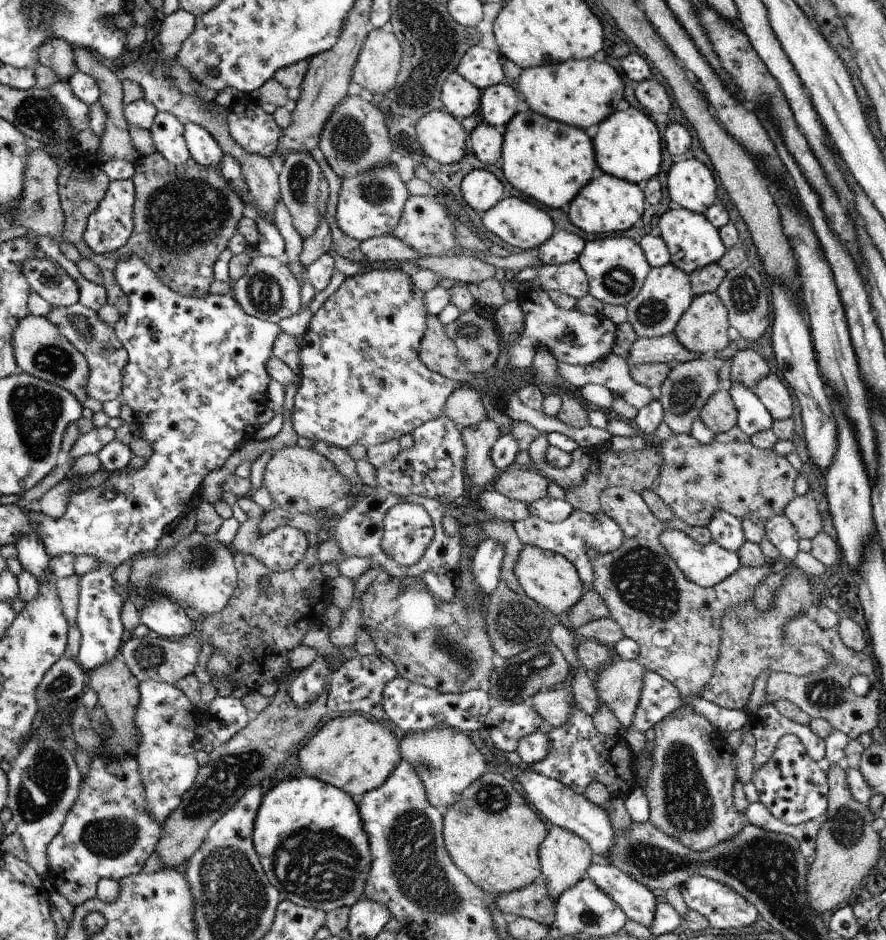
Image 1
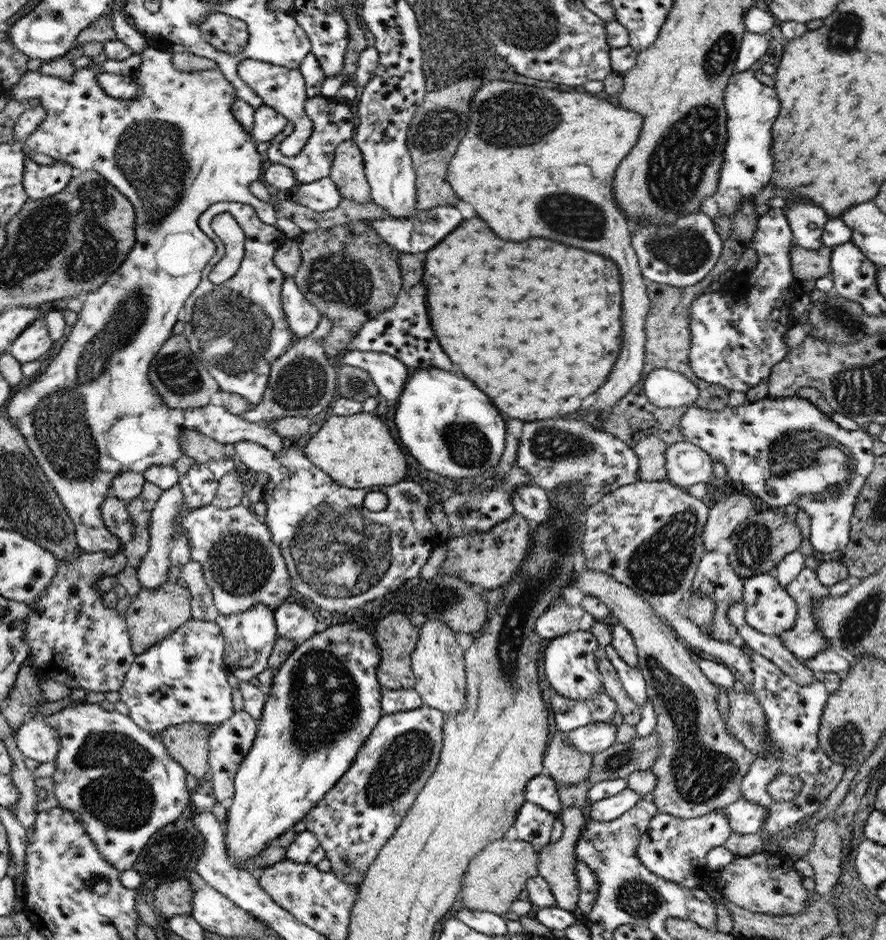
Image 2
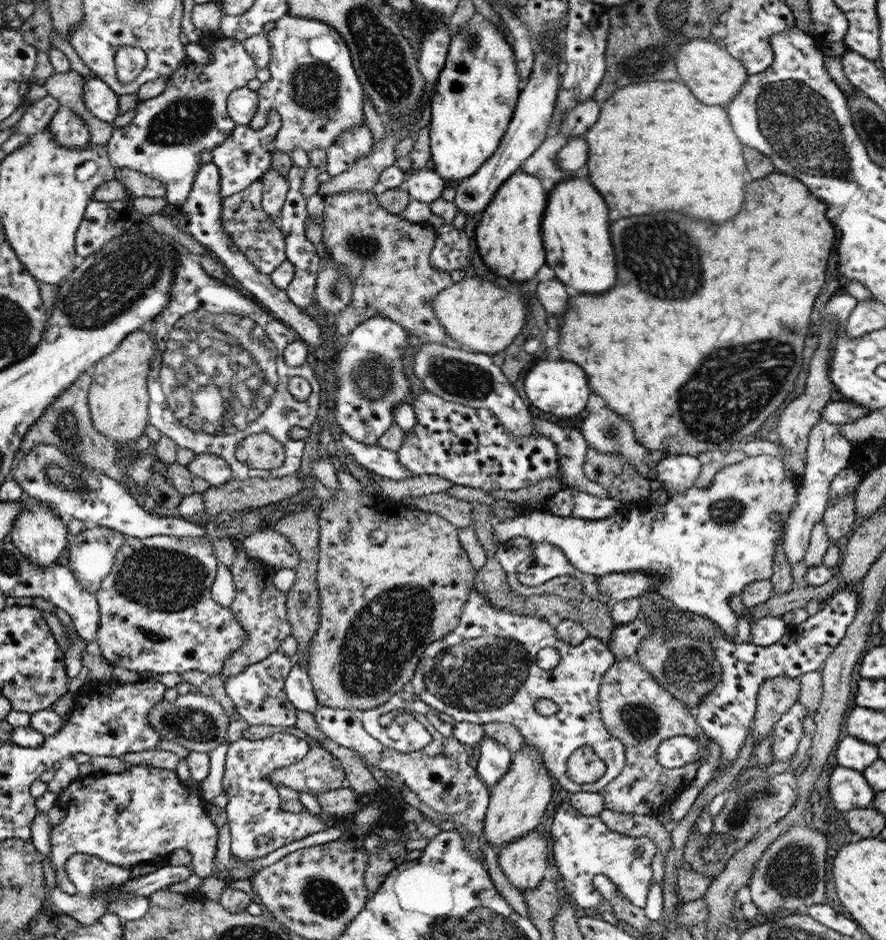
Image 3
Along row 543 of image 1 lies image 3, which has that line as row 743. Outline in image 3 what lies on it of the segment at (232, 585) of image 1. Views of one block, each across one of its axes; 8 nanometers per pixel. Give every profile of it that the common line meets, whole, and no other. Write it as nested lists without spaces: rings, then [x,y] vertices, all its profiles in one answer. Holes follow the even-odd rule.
[[[189,691],[186,694],[178,695],[173,702],[168,702],[165,699],[160,700],[160,702],[152,708],[150,714],[148,714],[150,725],[160,733],[161,739],[165,738],[166,740],[172,740],[172,742],[176,742],[176,744],[188,748],[190,752],[194,751],[208,754],[227,740],[228,727],[230,726],[230,722],[234,719],[235,717],[226,715],[223,706],[221,706],[213,697],[203,695],[203,691],[200,694]]]

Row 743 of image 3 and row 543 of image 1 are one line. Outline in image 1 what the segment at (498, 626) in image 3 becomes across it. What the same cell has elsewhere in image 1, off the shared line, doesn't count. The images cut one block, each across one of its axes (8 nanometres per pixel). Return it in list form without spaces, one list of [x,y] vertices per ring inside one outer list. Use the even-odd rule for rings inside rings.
[[[573,510],[566,520],[555,523],[540,520],[540,517],[537,516],[526,517],[515,522],[515,529],[524,545],[538,546],[542,550],[550,550],[567,558],[574,565],[580,580],[587,587],[593,584],[594,574],[586,550],[592,548],[596,554],[610,554],[610,552],[616,552],[622,546],[624,540],[623,531],[620,530],[618,524],[602,511],[596,514],[588,514],[587,512]]]

